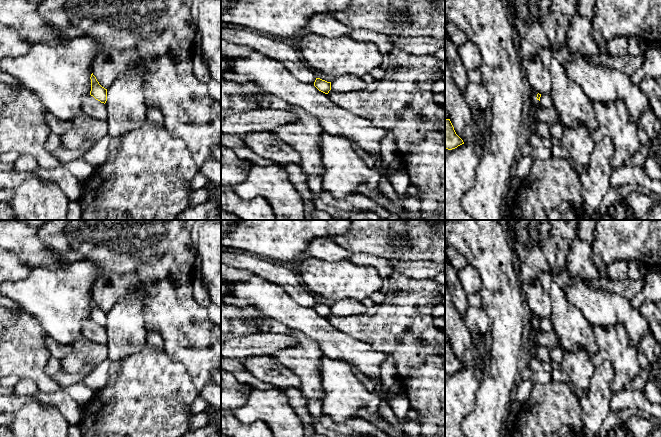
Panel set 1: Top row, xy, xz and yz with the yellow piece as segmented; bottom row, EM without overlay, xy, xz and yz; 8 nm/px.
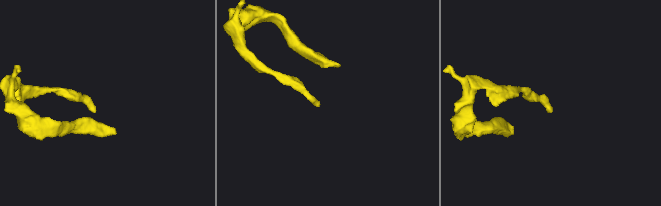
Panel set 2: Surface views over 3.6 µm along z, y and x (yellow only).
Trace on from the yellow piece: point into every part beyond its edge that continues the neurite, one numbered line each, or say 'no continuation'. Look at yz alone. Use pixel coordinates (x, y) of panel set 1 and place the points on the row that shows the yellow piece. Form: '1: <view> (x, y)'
no continuation

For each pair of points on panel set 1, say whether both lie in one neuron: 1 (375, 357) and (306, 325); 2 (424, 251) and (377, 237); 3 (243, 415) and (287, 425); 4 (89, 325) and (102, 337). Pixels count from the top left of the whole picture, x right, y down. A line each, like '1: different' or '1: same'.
1: same
2: same
3: same
4: same

